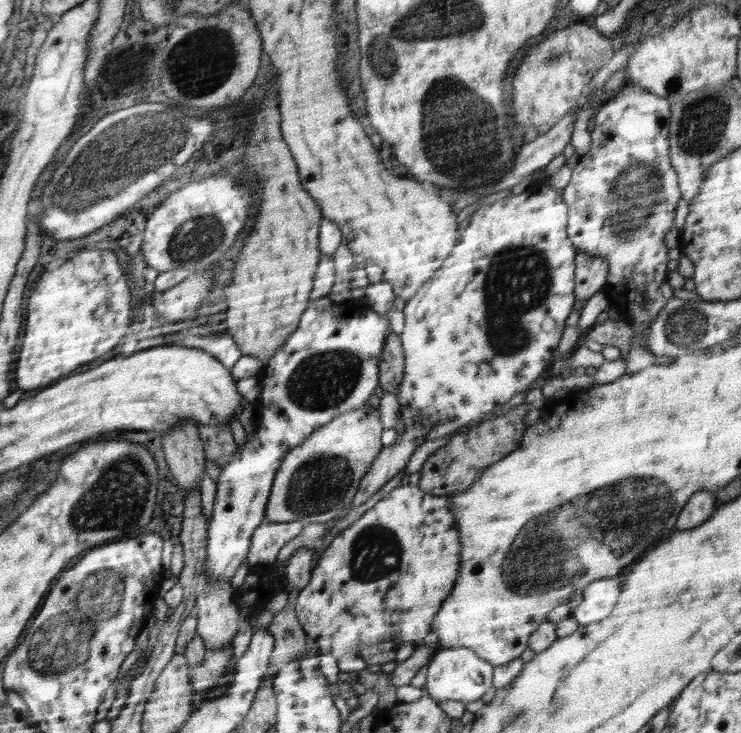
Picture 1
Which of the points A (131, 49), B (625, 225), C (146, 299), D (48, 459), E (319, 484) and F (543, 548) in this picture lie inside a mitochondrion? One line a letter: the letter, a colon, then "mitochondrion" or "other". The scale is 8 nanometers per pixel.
A: other
B: mitochondrion
C: other
D: other
E: mitochondrion
F: mitochondrion

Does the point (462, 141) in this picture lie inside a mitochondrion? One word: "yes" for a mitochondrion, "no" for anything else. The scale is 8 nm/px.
yes

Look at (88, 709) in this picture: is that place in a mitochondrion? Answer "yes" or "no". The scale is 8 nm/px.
no

